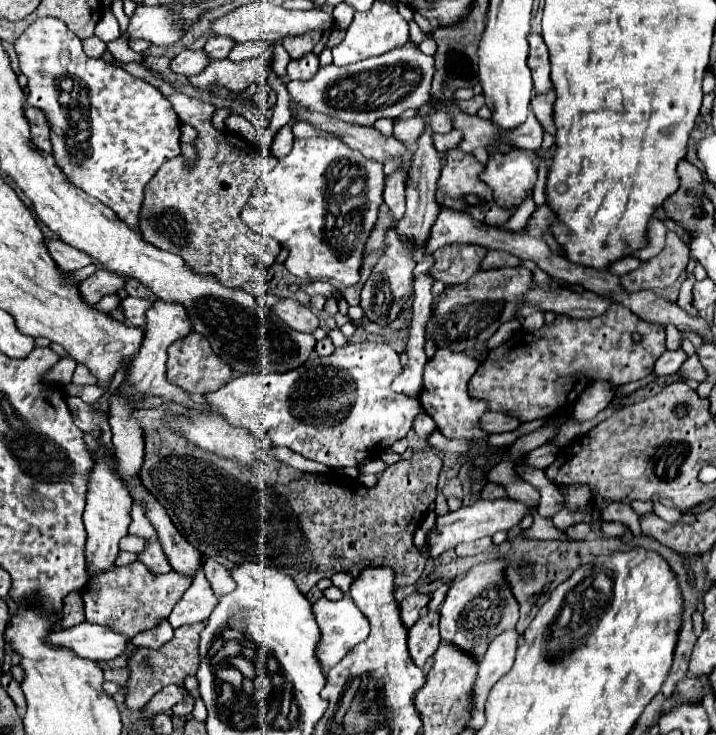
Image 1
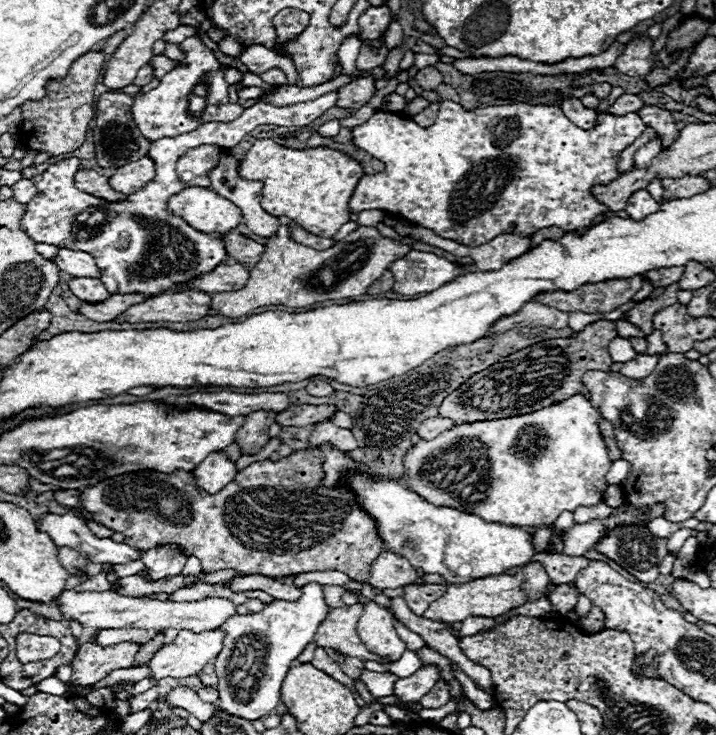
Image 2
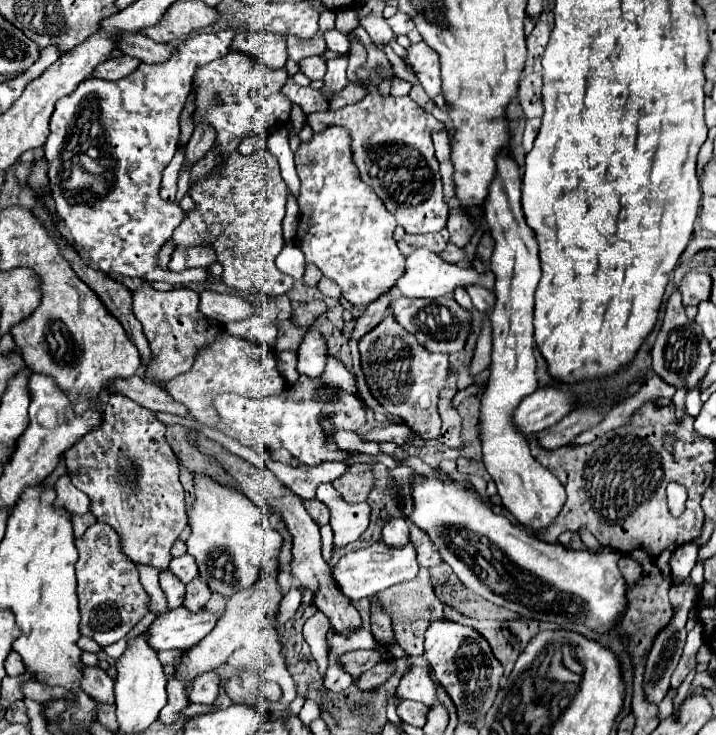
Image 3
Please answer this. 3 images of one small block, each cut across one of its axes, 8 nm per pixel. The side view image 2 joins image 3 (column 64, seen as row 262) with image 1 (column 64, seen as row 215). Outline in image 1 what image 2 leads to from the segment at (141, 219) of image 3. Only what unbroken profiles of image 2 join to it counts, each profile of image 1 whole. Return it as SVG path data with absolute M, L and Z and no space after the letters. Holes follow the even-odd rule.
M36 20L14 48L20 70L28 76L28 106L38 106L50 120L56 164L74 186L84 188L136 228L144 186L166 160L180 154L180 120L170 102L148 82L86 56L80 38L60 20ZM64 78L74 80L68 92L60 88Z

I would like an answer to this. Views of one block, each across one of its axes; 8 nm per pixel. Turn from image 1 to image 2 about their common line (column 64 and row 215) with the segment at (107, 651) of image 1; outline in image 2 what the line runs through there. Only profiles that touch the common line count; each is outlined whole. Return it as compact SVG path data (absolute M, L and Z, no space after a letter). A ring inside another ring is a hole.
M638 190L628 198L626 212L632 220L644 220L648 214L656 212L658 208L660 208L660 204L656 200L652 200L652 196L646 190Z

